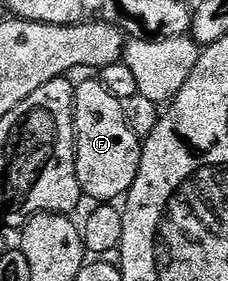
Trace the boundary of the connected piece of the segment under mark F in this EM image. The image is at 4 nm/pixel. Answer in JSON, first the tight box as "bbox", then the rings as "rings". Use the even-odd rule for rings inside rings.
{"bbox":[72,79,142,202],"rings":[[[99,79],[84,80],[75,85],[76,101],[72,117],[76,127],[76,181],[80,183],[81,193],[88,196],[92,202],[116,202],[132,189],[134,178],[138,174],[140,165],[140,149],[142,141],[126,126],[126,118],[122,118],[121,100],[114,98],[106,86],[102,86]]]}

